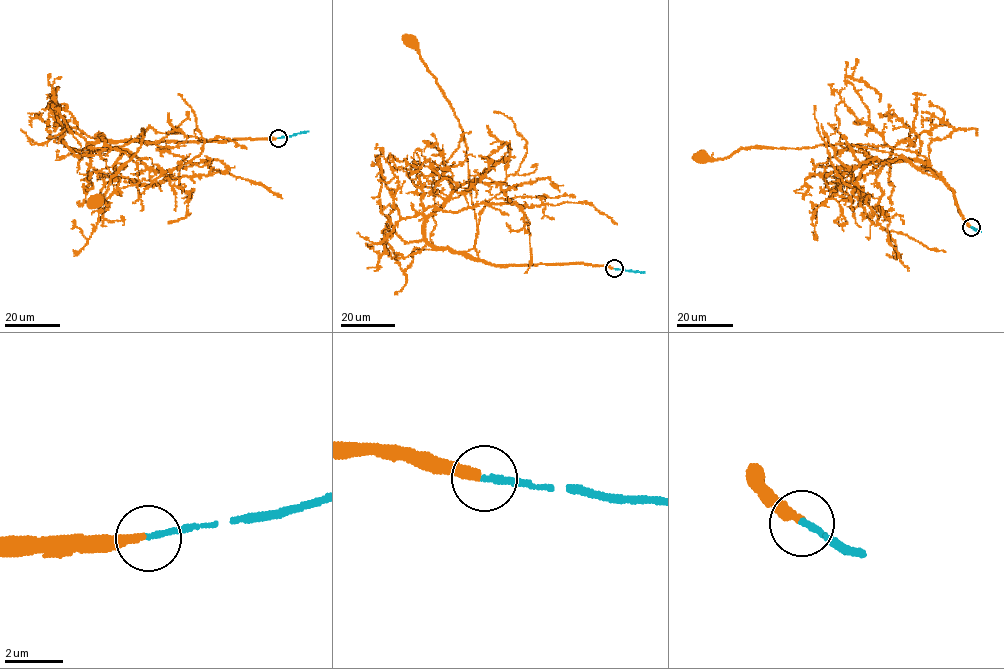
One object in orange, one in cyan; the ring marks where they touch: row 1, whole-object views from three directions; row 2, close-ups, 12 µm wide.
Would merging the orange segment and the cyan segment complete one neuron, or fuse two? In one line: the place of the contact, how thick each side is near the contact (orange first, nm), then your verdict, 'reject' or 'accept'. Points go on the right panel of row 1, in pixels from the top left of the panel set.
(971, 227) | 260/200 nm | accept

